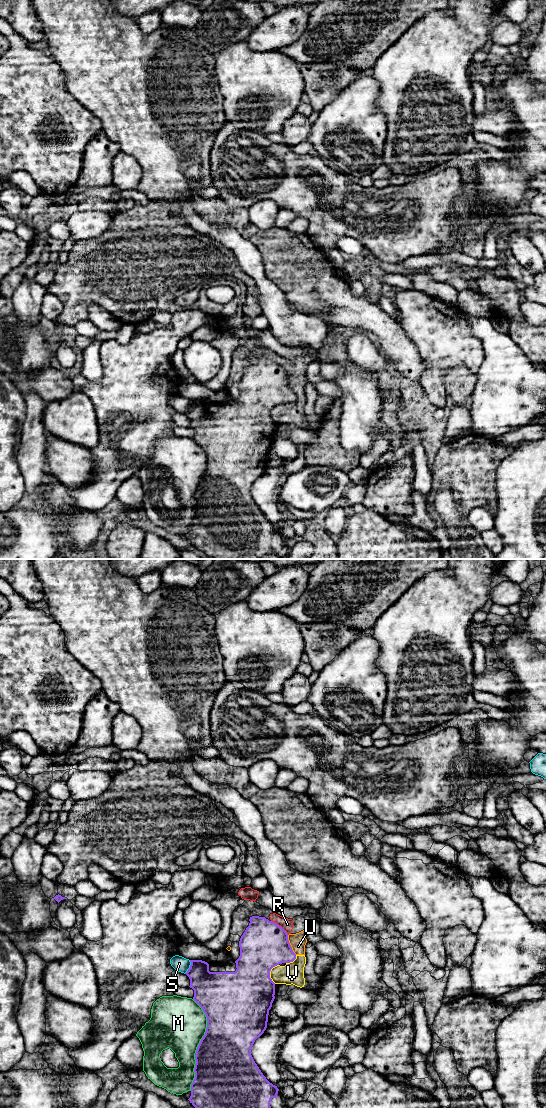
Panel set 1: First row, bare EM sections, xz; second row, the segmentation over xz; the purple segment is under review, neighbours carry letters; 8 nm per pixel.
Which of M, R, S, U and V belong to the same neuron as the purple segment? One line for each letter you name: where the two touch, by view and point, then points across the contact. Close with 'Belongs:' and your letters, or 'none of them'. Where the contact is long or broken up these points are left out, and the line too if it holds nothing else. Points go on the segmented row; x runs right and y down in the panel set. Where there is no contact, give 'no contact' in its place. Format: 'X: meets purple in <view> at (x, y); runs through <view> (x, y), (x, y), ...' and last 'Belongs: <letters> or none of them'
Belongs: none of them

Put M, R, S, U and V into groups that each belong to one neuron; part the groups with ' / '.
M / R U V / S

